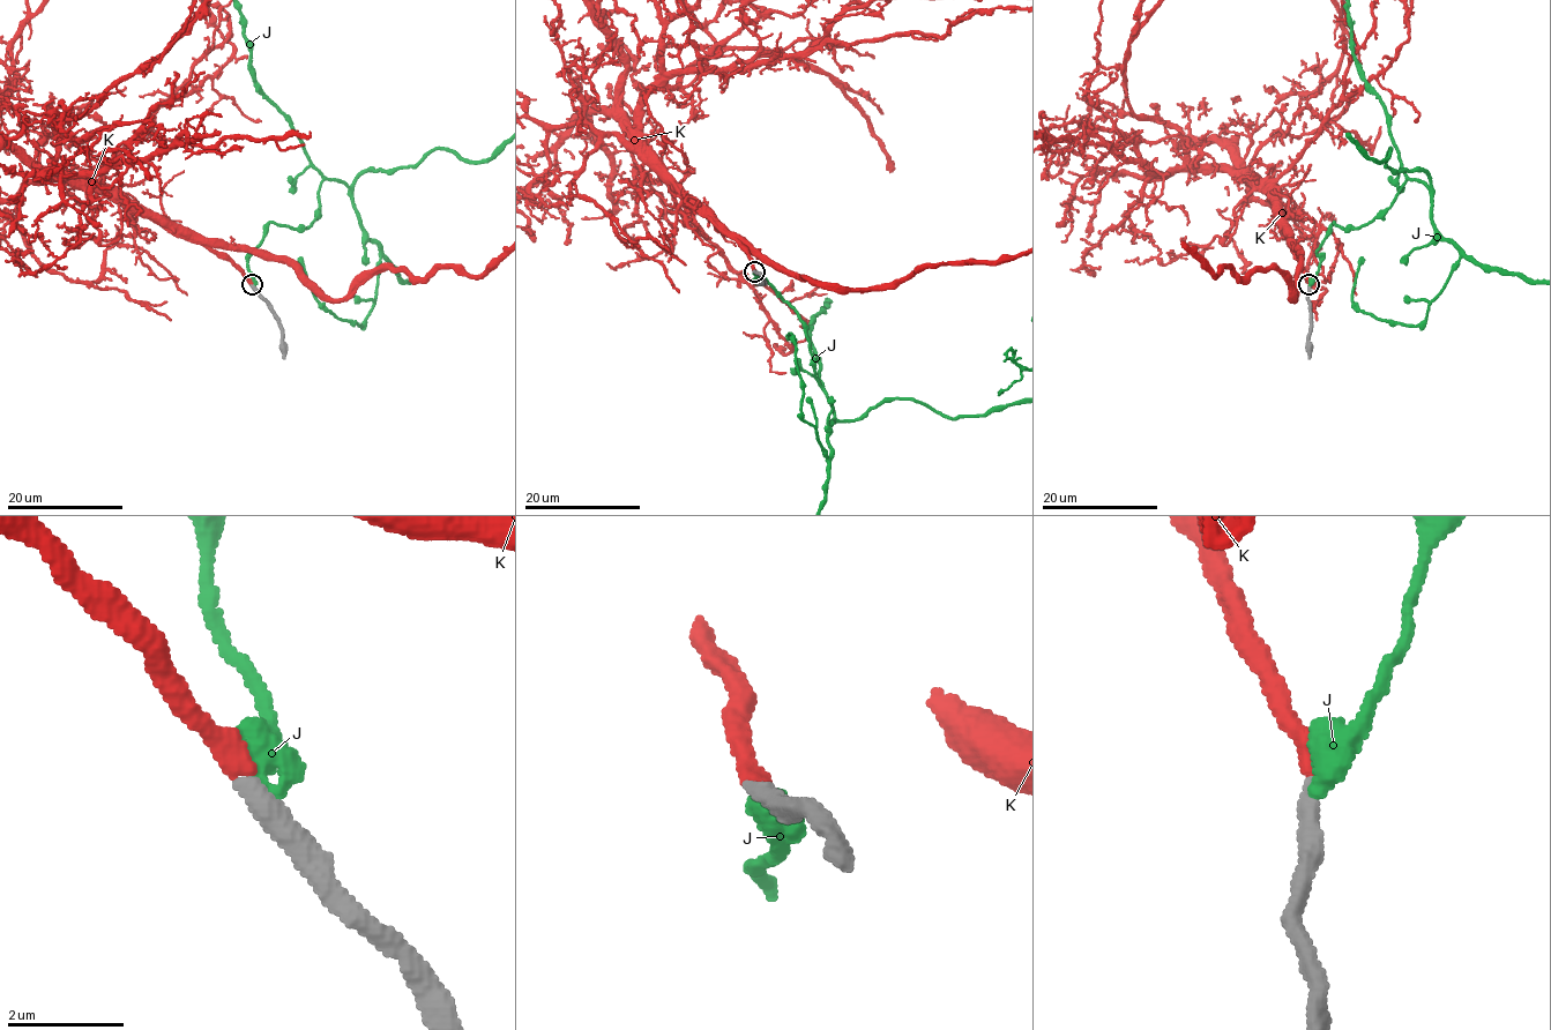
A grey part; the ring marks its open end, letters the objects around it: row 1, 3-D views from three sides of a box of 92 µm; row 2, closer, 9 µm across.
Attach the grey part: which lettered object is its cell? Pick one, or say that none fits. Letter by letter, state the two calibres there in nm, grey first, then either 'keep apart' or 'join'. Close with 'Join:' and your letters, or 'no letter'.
J: calibres 440 and 600 nm; keep apart
K: calibres 340 and 340 nm; join
Join: K

